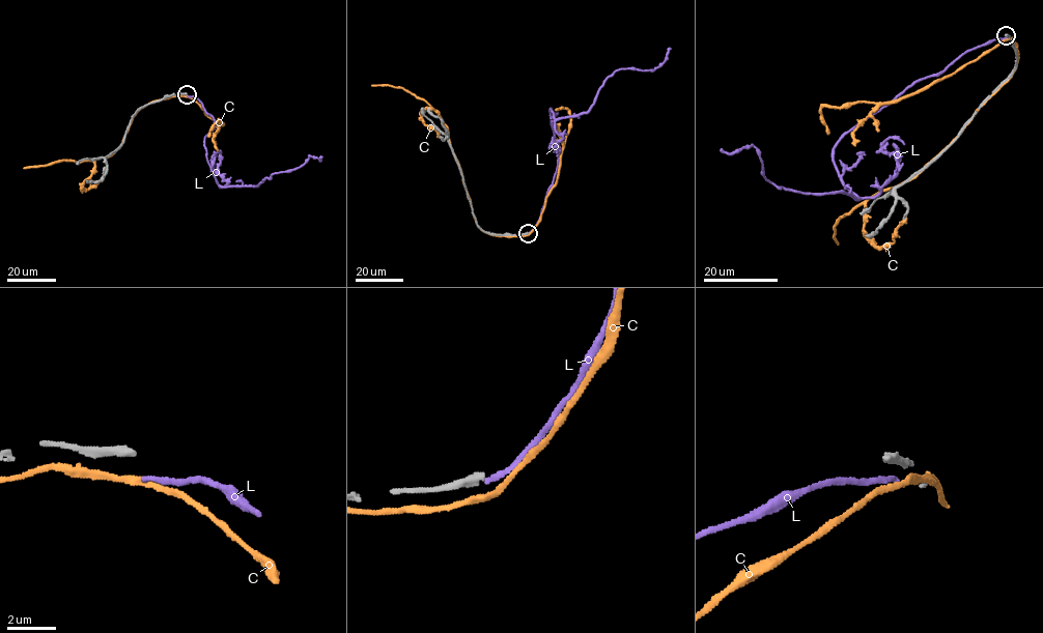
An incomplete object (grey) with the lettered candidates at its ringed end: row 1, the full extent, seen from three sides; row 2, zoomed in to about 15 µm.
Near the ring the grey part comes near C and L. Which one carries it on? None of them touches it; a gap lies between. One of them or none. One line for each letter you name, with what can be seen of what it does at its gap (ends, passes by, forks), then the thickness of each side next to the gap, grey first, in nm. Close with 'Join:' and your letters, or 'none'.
Join: none

